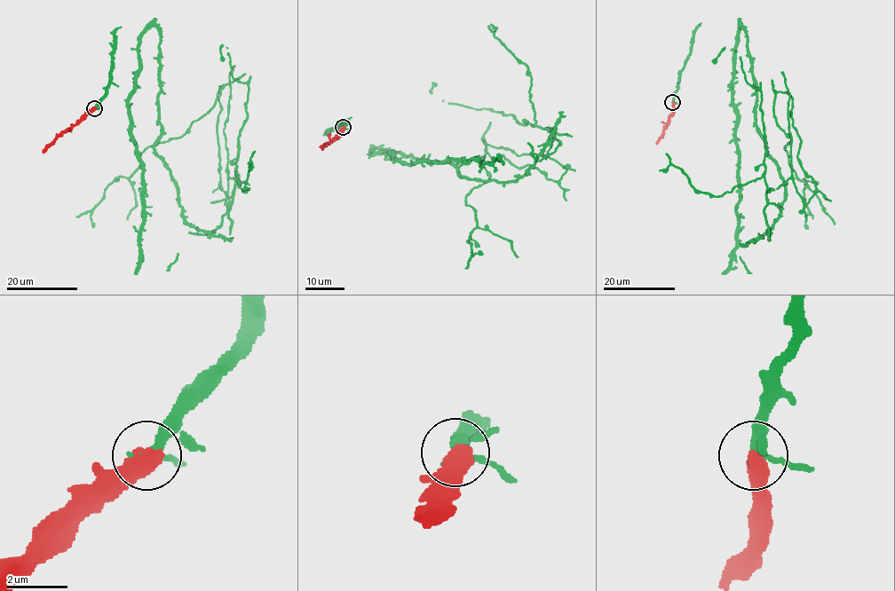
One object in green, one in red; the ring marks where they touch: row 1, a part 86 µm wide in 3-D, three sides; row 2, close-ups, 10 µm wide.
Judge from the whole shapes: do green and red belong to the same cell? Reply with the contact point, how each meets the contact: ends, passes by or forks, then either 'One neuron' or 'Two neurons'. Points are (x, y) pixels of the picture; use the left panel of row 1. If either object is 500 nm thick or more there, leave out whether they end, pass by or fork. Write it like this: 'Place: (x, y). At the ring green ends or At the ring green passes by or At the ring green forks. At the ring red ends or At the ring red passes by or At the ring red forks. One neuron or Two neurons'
Place: (94, 108). One neuron

